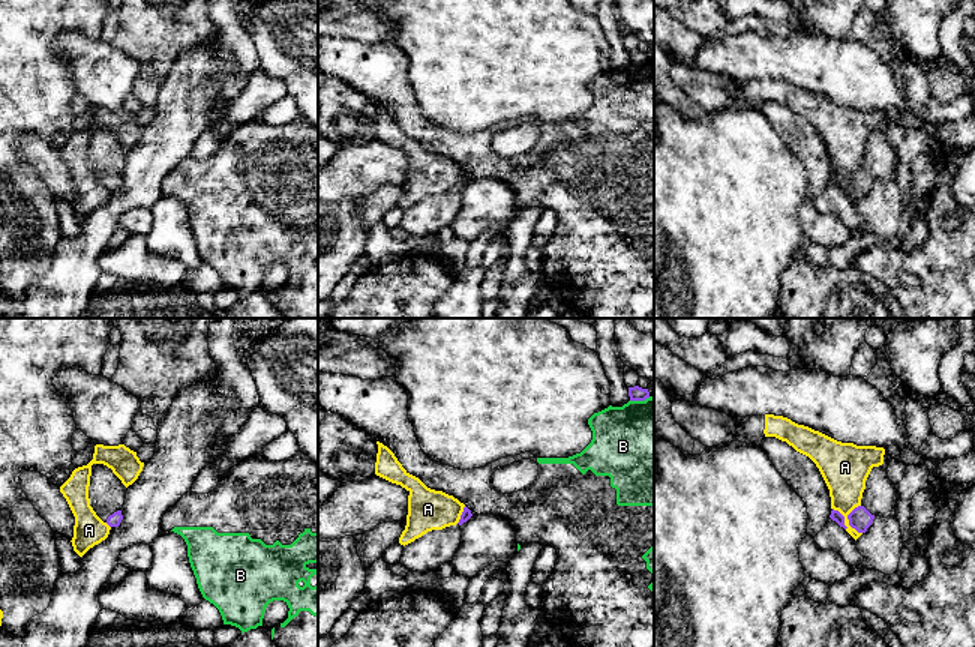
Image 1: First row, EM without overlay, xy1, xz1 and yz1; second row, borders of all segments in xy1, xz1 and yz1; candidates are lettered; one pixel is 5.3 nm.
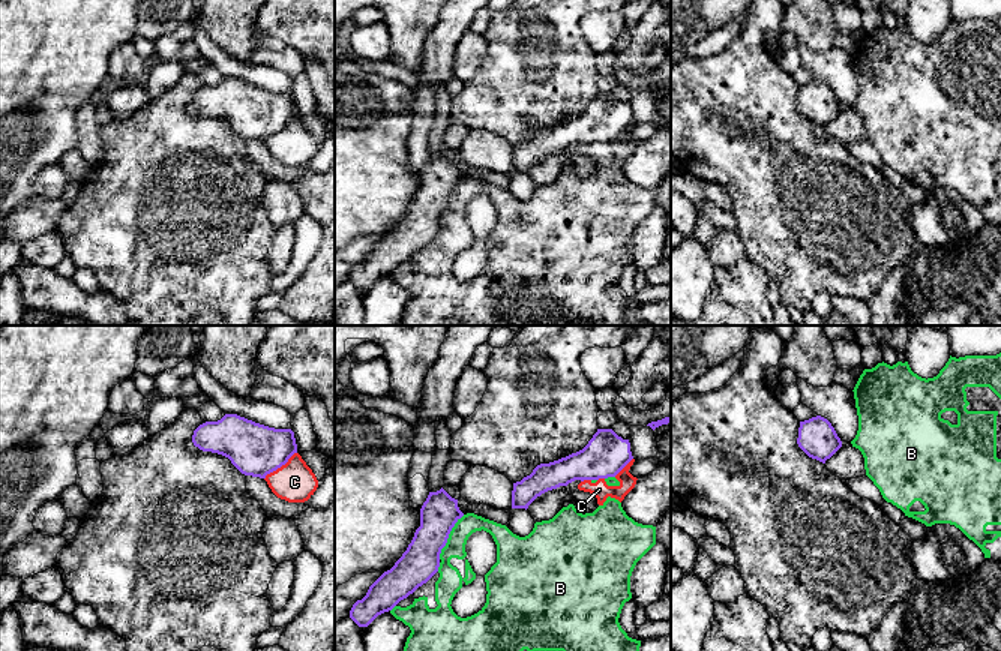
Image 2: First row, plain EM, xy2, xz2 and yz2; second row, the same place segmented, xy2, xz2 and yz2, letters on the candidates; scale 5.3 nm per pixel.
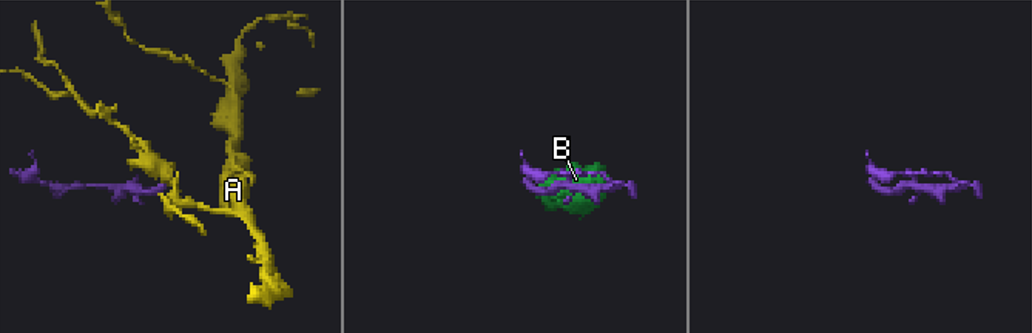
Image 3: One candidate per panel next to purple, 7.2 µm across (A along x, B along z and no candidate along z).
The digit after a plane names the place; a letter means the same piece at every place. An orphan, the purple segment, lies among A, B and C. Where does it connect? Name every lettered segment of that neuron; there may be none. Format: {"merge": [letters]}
{"merge": []}

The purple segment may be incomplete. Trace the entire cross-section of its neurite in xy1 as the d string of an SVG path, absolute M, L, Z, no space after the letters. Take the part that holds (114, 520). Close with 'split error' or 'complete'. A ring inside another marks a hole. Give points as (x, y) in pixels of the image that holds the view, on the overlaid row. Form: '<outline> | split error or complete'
M104 464L92 465L90 506L96 515L110 527L118 527L123 515L122 507L126 500L126 486L122 480Z | split error

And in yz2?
M821 416L800 422L797 444L809 458L822 464L842 447L834 428Z | complete

